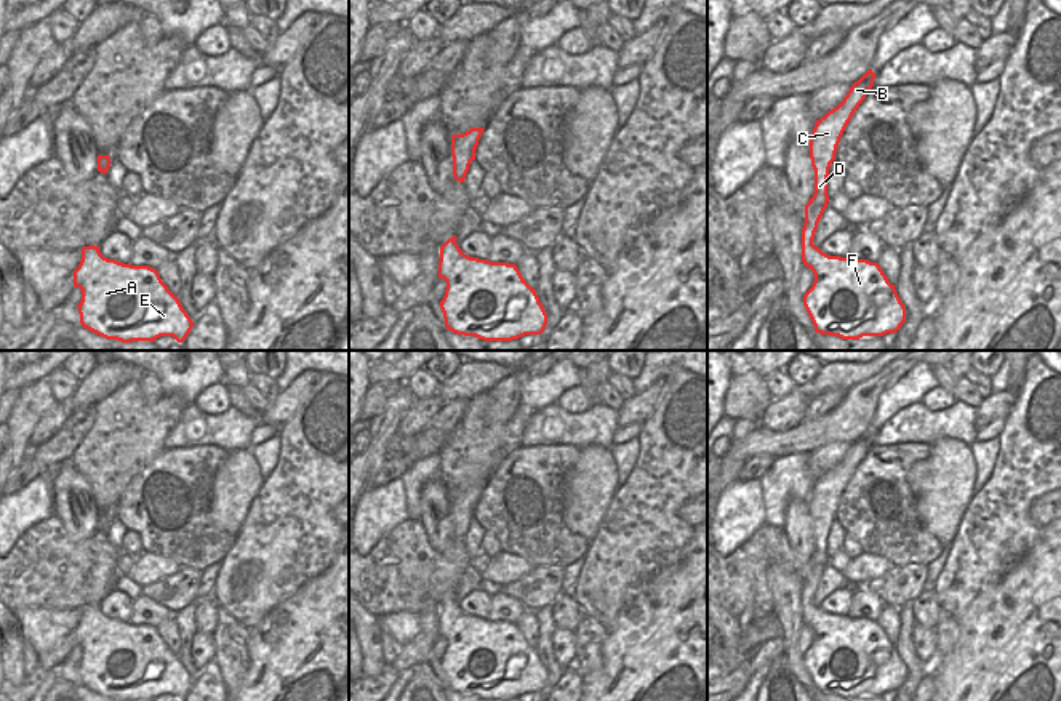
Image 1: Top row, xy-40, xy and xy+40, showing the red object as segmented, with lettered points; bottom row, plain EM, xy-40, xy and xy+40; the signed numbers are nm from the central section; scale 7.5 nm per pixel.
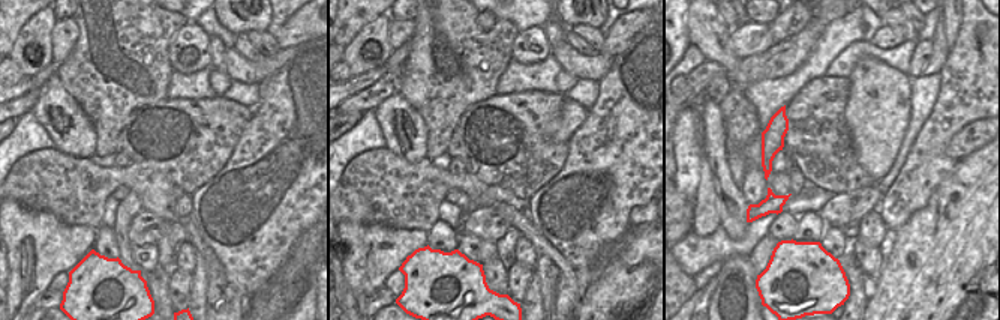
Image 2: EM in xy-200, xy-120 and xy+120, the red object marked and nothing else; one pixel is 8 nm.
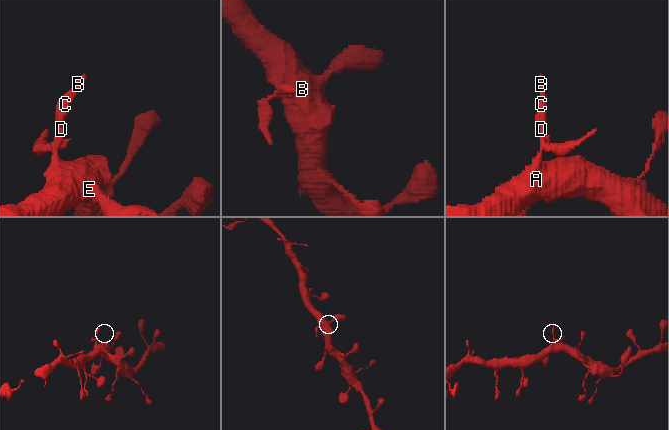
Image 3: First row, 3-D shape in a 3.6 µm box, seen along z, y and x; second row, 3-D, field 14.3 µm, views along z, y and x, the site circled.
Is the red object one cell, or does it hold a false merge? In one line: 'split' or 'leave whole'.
split

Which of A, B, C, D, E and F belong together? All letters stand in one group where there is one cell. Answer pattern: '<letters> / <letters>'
A E F / B C D

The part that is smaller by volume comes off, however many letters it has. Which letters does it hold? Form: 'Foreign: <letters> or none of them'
Foreign: B, C, D

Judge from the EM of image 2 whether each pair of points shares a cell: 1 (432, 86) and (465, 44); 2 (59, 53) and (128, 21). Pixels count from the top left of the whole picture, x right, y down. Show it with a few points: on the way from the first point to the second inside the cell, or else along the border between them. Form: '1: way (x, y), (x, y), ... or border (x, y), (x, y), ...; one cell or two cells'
1: way (447, 81), (455, 75), (465, 74), (465, 59); one cell
2: border (72, 17), (77, 26), (77, 42), (59, 65); two cells

